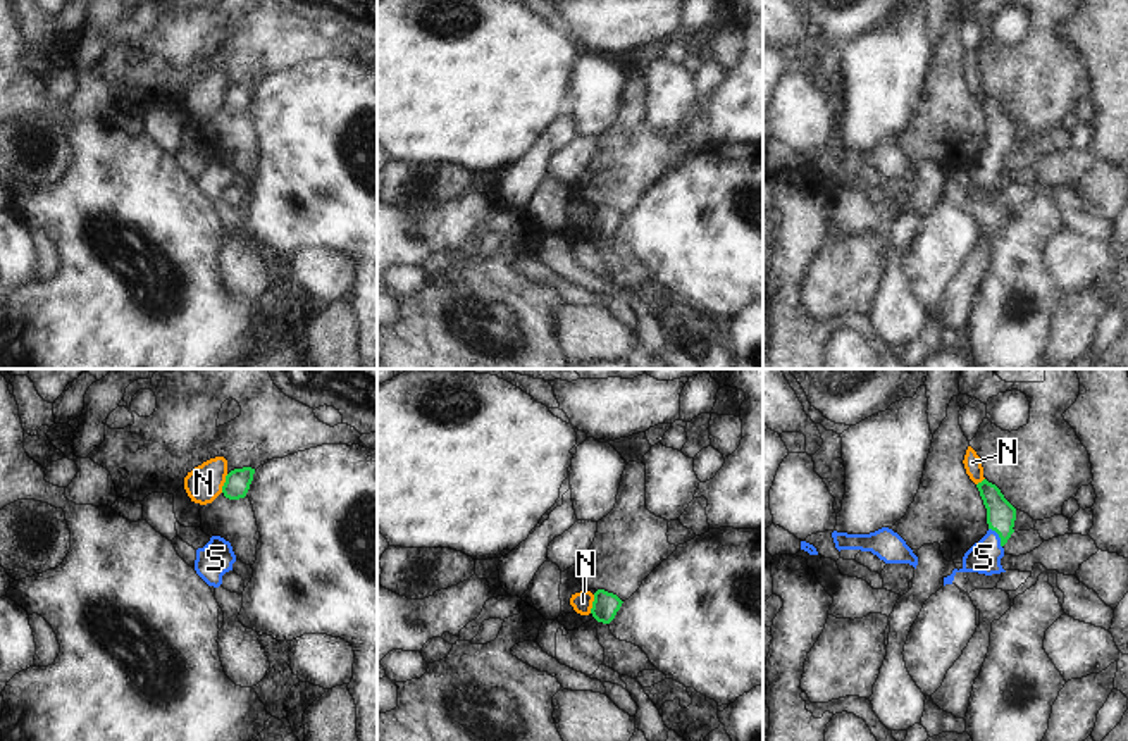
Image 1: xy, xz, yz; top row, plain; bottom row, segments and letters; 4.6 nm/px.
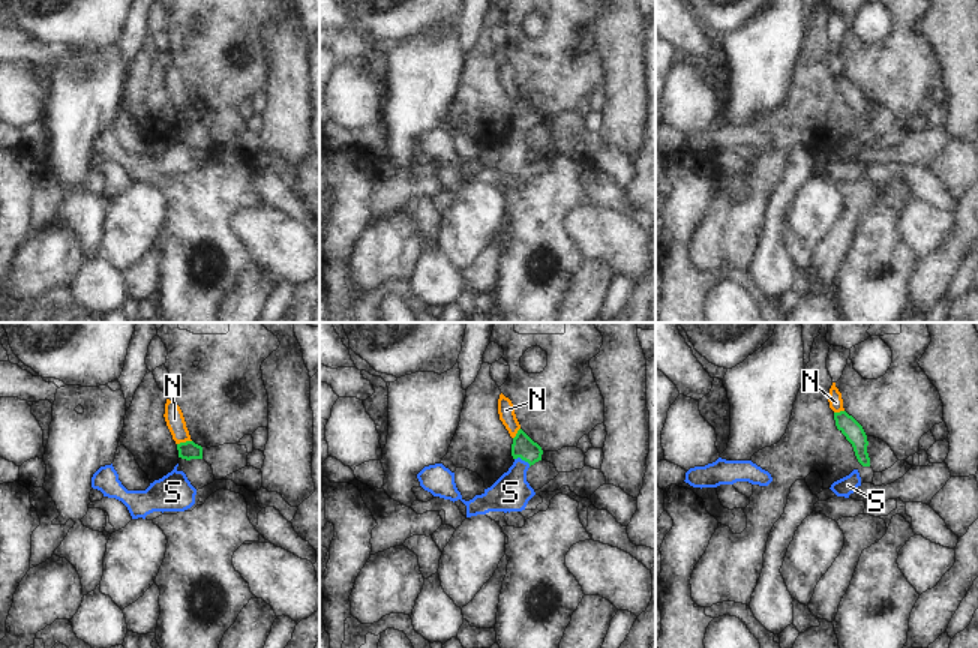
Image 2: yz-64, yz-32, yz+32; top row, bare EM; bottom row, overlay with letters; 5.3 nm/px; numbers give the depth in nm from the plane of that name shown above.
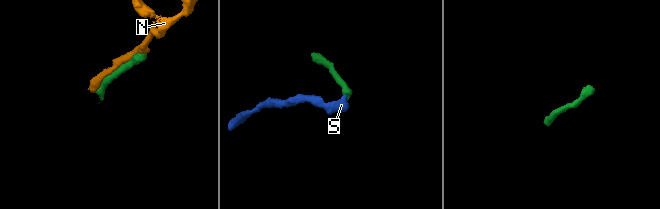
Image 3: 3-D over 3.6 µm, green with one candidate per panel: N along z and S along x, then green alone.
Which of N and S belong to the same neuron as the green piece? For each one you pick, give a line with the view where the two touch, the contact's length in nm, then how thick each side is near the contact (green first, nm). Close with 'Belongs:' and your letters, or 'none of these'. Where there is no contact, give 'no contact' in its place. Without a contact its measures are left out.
S: yz | 110 nm | 140/160 nm
Belongs: S

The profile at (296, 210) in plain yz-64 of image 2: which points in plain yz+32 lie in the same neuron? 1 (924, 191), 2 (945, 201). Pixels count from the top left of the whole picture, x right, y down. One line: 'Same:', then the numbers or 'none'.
Same: 1, 2

